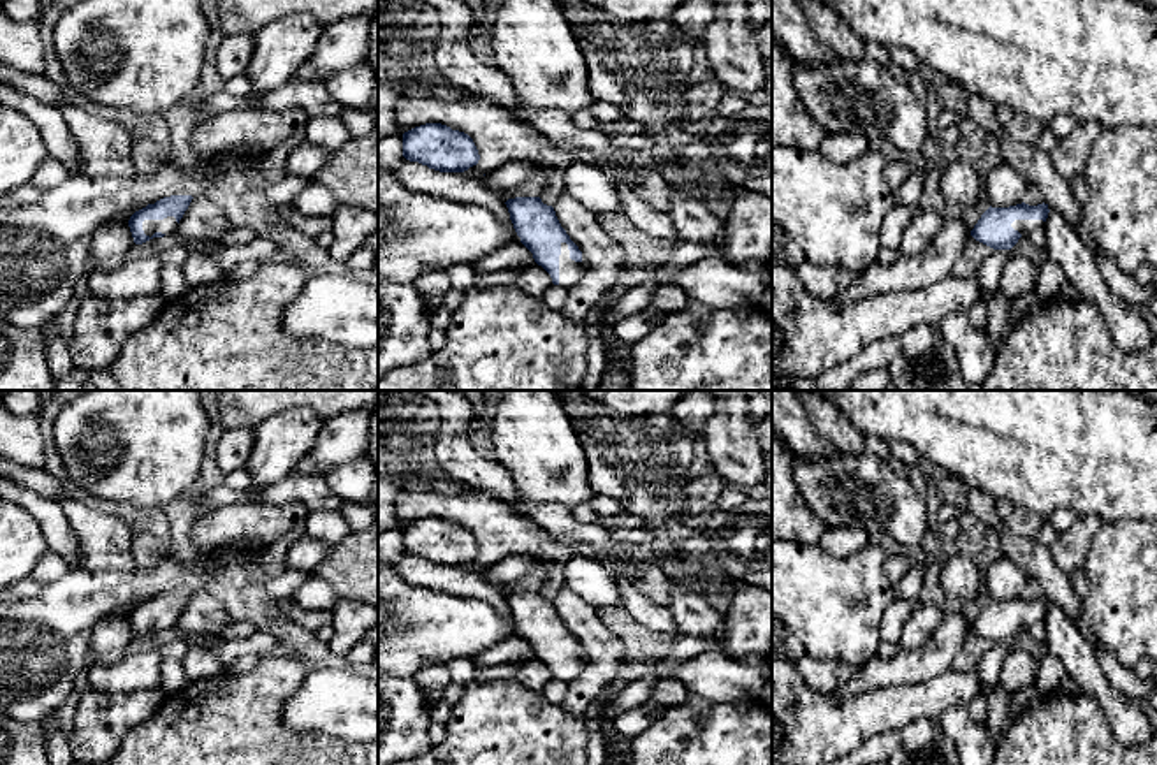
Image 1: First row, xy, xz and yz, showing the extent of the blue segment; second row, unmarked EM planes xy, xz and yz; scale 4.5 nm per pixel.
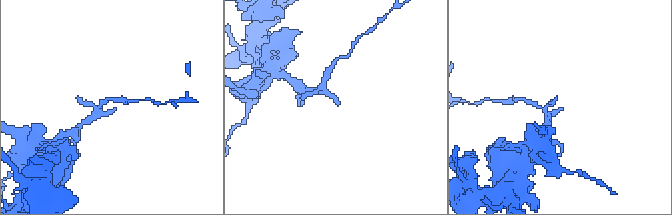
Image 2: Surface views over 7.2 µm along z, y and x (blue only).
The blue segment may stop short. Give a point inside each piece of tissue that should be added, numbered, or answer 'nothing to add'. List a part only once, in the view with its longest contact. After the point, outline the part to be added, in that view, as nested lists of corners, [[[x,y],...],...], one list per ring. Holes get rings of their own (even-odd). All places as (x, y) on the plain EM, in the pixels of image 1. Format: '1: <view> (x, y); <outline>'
1: xz (570, 667); [[[561,637],[559,649],[559,681],[564,684],[575,682],[586,667],[586,659],[582,656],[575,656],[570,652],[570,644],[566,637]]]

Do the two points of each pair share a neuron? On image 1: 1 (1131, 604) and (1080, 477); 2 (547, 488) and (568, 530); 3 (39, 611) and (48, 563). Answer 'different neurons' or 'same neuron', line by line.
1: different neurons
2: different neurons
3: different neurons

